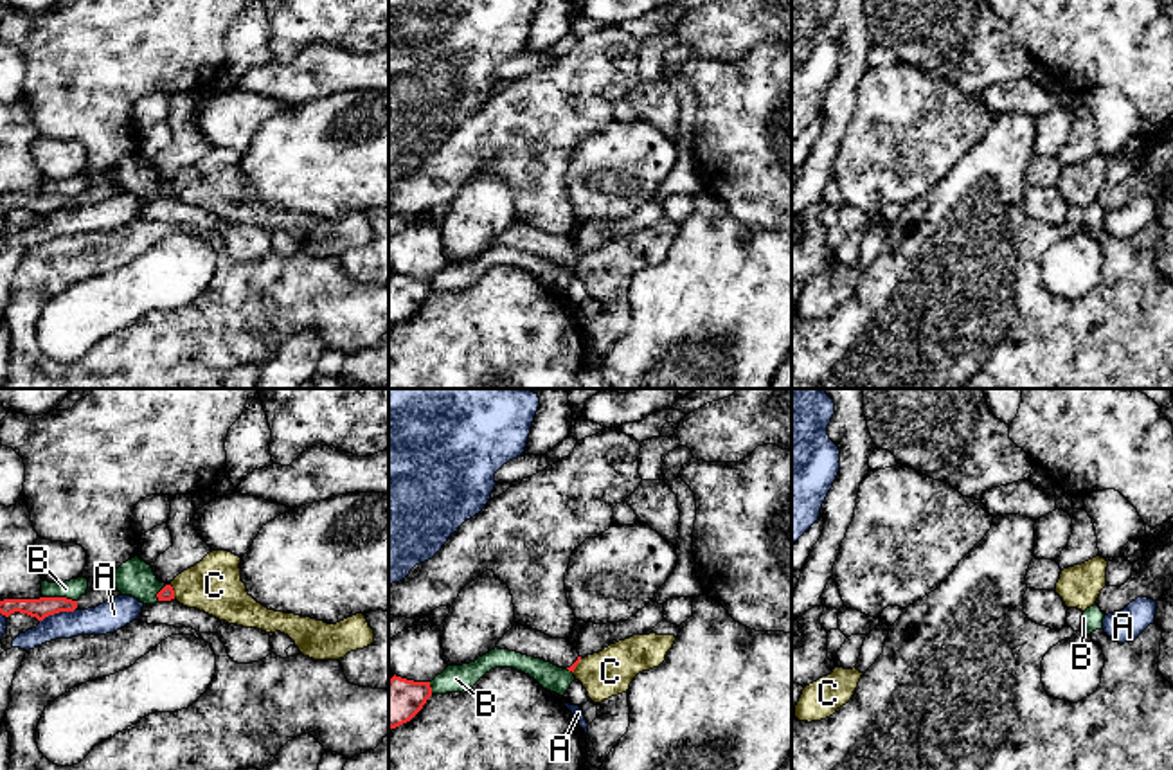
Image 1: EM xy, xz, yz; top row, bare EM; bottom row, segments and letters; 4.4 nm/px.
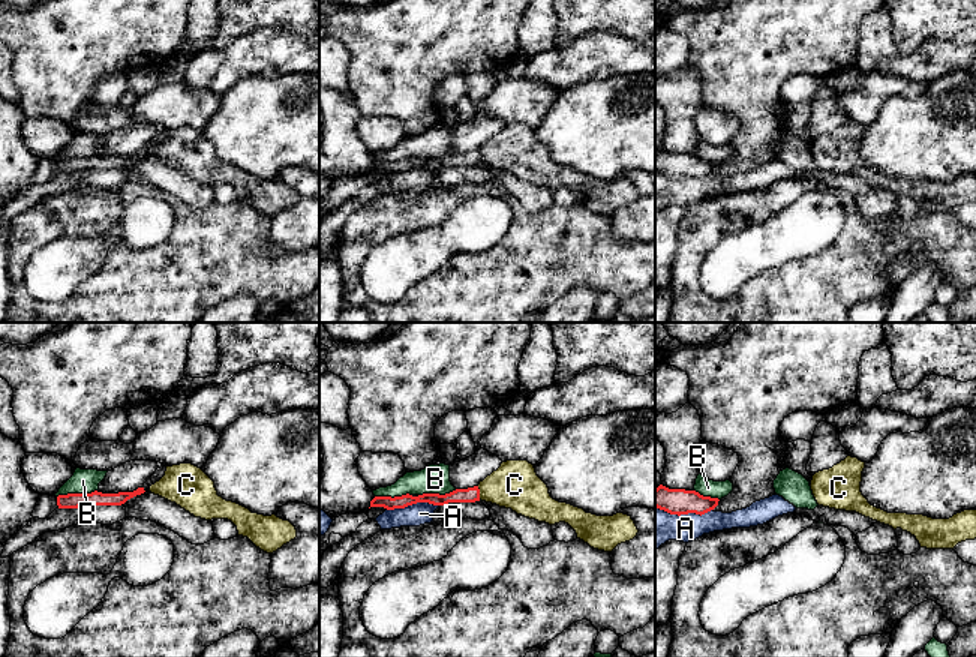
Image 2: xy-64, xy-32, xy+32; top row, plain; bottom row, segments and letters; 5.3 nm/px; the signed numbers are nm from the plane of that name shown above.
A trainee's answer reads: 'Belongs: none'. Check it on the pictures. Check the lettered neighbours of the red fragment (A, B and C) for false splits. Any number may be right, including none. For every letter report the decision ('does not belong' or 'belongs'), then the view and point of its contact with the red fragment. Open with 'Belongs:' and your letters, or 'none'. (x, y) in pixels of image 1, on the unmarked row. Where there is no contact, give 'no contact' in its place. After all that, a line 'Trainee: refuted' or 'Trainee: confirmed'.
Belongs: none
A: does not belong; contact xy (56, 209)
B: does not belong; contact xy (60, 195)
C: does not belong; contact xy (173, 189)
Trainee: confirmed

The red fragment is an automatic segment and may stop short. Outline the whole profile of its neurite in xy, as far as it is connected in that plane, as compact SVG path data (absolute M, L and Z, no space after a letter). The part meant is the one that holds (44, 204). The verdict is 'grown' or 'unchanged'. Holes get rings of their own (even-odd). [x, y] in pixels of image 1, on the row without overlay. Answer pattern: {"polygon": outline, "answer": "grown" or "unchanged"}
{"polygon": "M40 194L40 196L4 196L0 198L0 210L9 214L14 209L27 210L43 218L59 209L74 209L77 198L67 194Z", "answer": "unchanged"}

